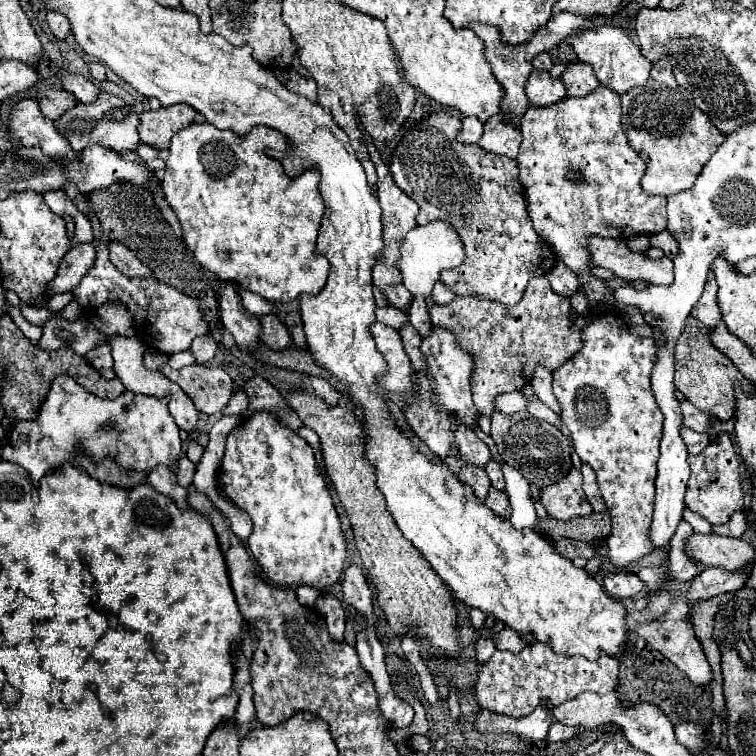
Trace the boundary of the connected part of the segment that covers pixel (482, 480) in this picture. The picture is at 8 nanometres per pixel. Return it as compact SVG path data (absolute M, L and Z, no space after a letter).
M462 466L458 478L460 478L462 484L472 486L474 492L476 492L476 496L478 496L480 500L486 498L488 488L490 488L490 478L488 478L488 474L486 474L484 468L478 470L478 466Z

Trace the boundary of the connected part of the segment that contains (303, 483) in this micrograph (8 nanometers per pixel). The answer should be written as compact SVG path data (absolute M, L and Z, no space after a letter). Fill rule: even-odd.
M256 412L252 418L240 422L226 438L226 450L220 466L220 488L238 508L250 514L254 530L246 540L248 548L274 584L284 588L310 586L318 592L326 592L340 580L348 558L346 538L328 492L328 484L316 468L314 450L304 438L292 430L286 430L270 418L270 414Z

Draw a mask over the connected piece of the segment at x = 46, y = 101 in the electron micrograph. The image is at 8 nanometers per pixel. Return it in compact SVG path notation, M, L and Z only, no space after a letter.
M46 88L46 90L40 90L36 100L40 104L40 112L46 118L50 118L50 120L62 118L64 112L68 112L70 108L74 108L78 104L74 94L66 92L64 88Z

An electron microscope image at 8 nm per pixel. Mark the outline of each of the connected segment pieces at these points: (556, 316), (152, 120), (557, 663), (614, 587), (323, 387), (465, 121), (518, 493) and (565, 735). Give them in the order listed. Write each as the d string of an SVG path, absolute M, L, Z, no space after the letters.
M546 276L532 278L524 298L516 306L498 306L480 298L456 296L450 304L430 308L434 328L454 330L458 346L474 358L474 376L470 382L472 398L480 414L492 416L494 396L502 392L520 390L532 380L534 366L540 362L548 370L556 370L576 352L580 352L580 332L570 332L570 300L552 290Z
M174 104L170 108L160 108L156 112L144 112L140 114L140 140L148 146L154 146L158 150L166 150L170 146L170 138L176 134L176 130L186 128L198 112L192 106L186 104Z
M532 642L518 654L512 654L510 650L496 650L492 658L478 668L476 702L480 708L522 718L528 716L542 700L548 700L552 706L560 706L582 692L612 692L618 684L618 666L620 660L614 654L600 654L596 662L590 662L582 656L554 654L546 642Z
M608 572L604 576L604 590L614 598L632 598L644 590L644 582L634 572Z
M312 376L312 378L310 378L310 384L312 384L312 388L316 390L316 394L318 394L326 404L330 404L330 406L336 406L336 404L338 404L340 392L338 392L328 380L318 378L318 376Z
M466 116L462 118L462 130L458 132L458 140L464 144L478 142L478 138L482 138L482 130L484 130L484 124L478 122L478 118Z
M502 460L502 472L506 478L506 492L512 506L512 516L510 516L512 526L516 530L534 528L538 524L538 516L536 516L534 498L530 496L530 484L526 482L526 478L522 478L522 474L518 474L516 468L512 468L504 460Z
M552 724L550 726L550 732L548 732L548 740L550 742L566 742L566 740L570 740L570 738L574 738L574 736L578 736L580 734L580 730L578 730L578 726L564 726L564 724Z

